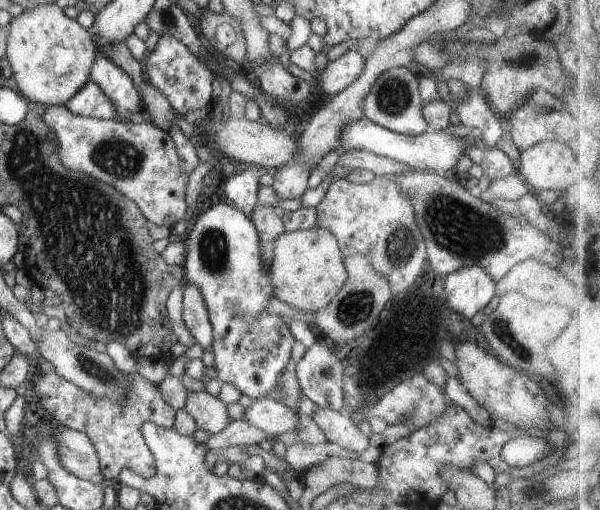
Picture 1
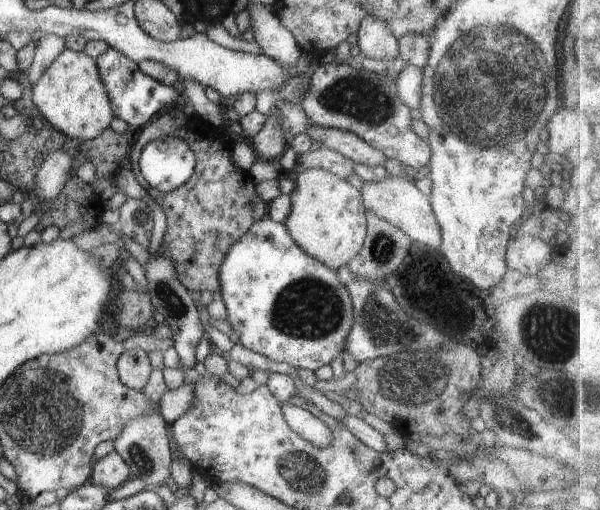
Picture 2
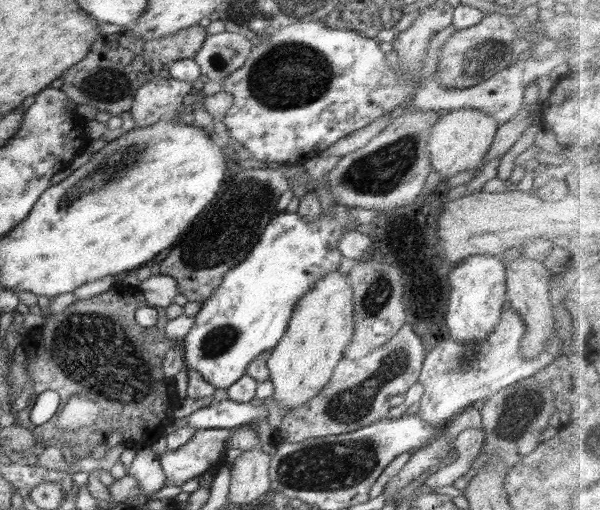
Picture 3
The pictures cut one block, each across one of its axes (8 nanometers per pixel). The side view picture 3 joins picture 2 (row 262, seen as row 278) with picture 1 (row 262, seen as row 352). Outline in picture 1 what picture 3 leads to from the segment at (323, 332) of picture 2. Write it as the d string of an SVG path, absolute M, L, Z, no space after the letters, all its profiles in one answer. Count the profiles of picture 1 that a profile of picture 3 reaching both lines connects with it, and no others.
M224 202L209 203L194 215L184 238L186 260L182 268L185 282L194 284L200 290L202 300L208 308L214 336L211 344L211 351L214 353L213 368L218 373L218 380L221 384L234 386L239 395L246 394L253 402L262 400L277 385L277 378L291 359L290 350L296 340L290 332L288 319L270 314L266 308L271 298L274 298L274 292L270 270L262 268L264 256L258 230L251 216L246 216L242 210L236 210Z

